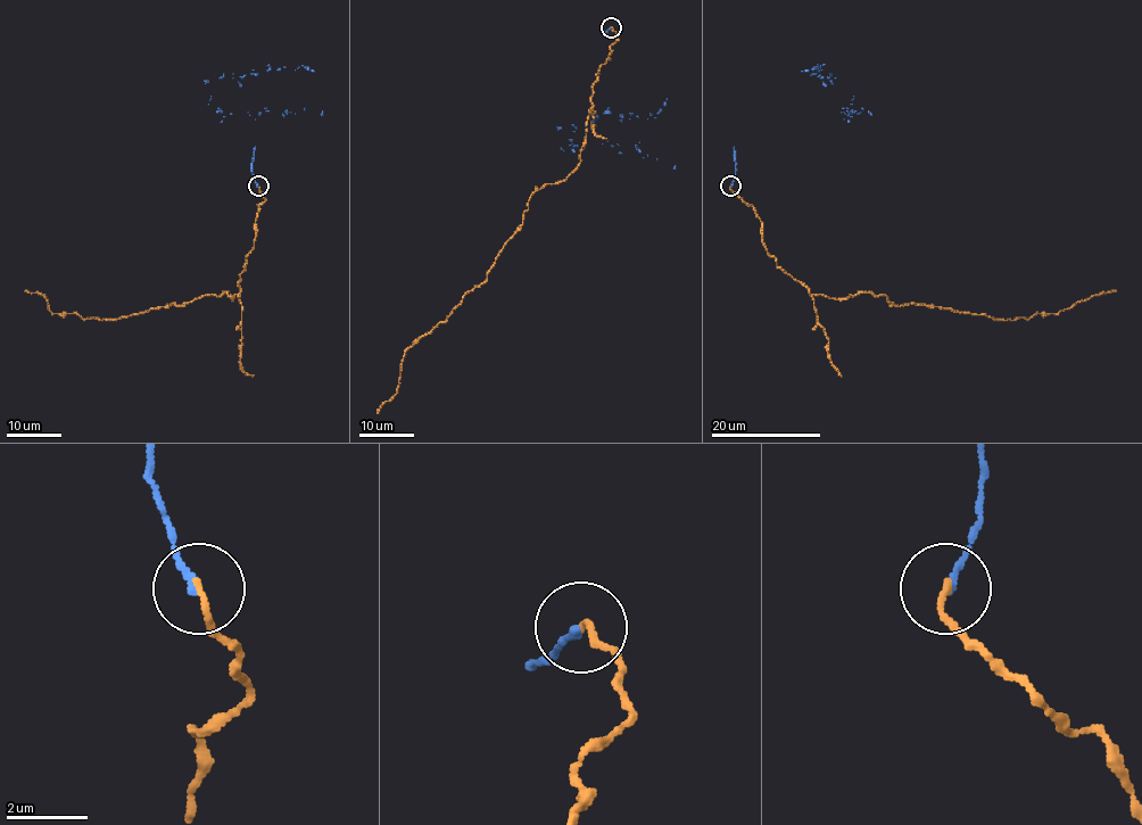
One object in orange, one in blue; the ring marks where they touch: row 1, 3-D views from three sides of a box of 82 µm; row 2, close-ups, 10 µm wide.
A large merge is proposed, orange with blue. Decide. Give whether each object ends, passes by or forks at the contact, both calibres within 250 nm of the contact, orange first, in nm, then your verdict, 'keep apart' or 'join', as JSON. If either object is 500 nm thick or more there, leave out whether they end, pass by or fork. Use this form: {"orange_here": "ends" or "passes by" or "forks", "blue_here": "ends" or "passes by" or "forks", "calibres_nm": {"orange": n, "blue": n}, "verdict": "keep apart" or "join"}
{"orange_here": "ends", "blue_here": "ends", "calibres_nm": {"orange": 160, "blue": 200}, "verdict": "join"}

